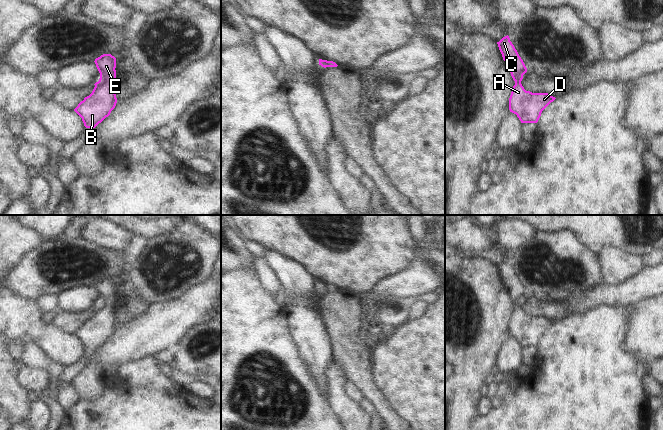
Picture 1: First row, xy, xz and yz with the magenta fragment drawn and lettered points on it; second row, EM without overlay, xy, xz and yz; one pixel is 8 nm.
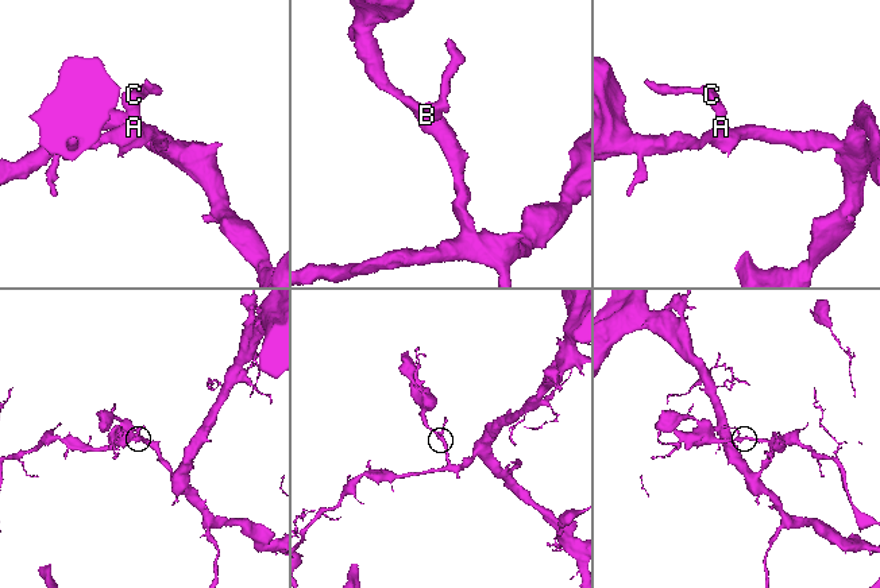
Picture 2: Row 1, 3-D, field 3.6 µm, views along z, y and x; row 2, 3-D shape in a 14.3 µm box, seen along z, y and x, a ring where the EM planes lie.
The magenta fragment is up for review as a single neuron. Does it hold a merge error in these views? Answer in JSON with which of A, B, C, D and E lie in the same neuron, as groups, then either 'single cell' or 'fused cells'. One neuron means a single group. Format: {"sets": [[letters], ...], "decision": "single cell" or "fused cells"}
{"sets": [["A", "B", "C", "D", "E"]], "decision": "single cell"}

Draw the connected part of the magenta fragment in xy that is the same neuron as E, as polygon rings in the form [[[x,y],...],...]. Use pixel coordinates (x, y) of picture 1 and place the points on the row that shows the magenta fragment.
[[[103,54],[94,62],[100,73],[100,79],[94,84],[92,93],[74,109],[86,128],[95,128],[110,115],[117,103],[112,86],[116,81],[116,58],[111,54]]]

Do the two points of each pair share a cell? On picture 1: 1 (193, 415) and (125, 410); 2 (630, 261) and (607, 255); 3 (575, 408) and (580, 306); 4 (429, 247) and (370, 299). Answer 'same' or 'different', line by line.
1: same
2: same
3: different
4: different

